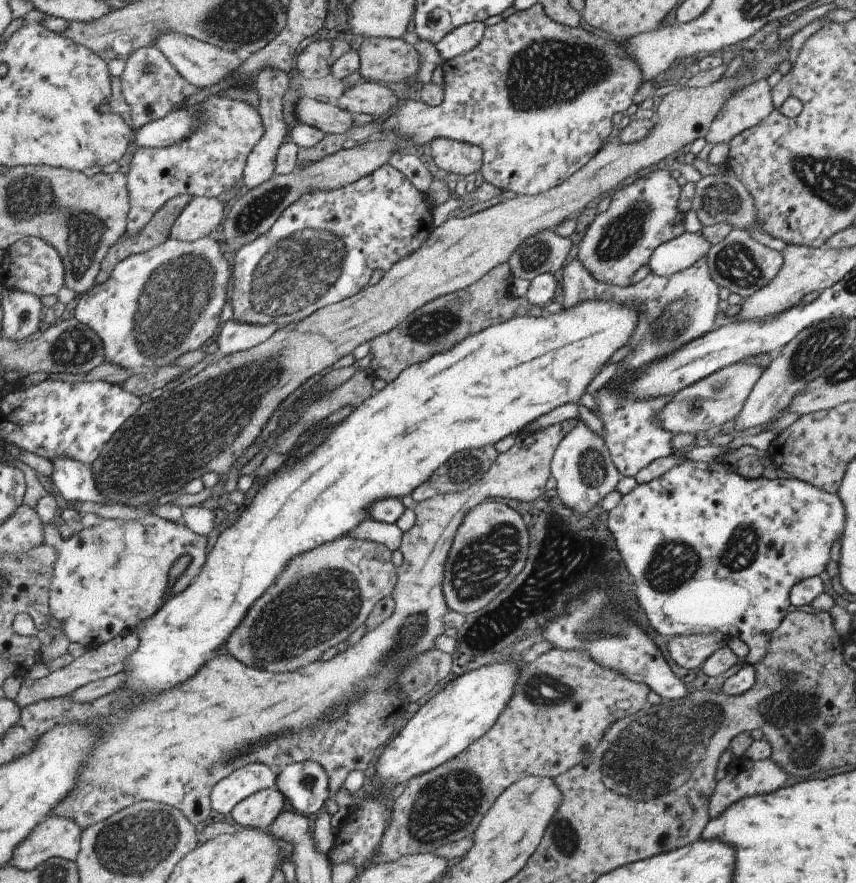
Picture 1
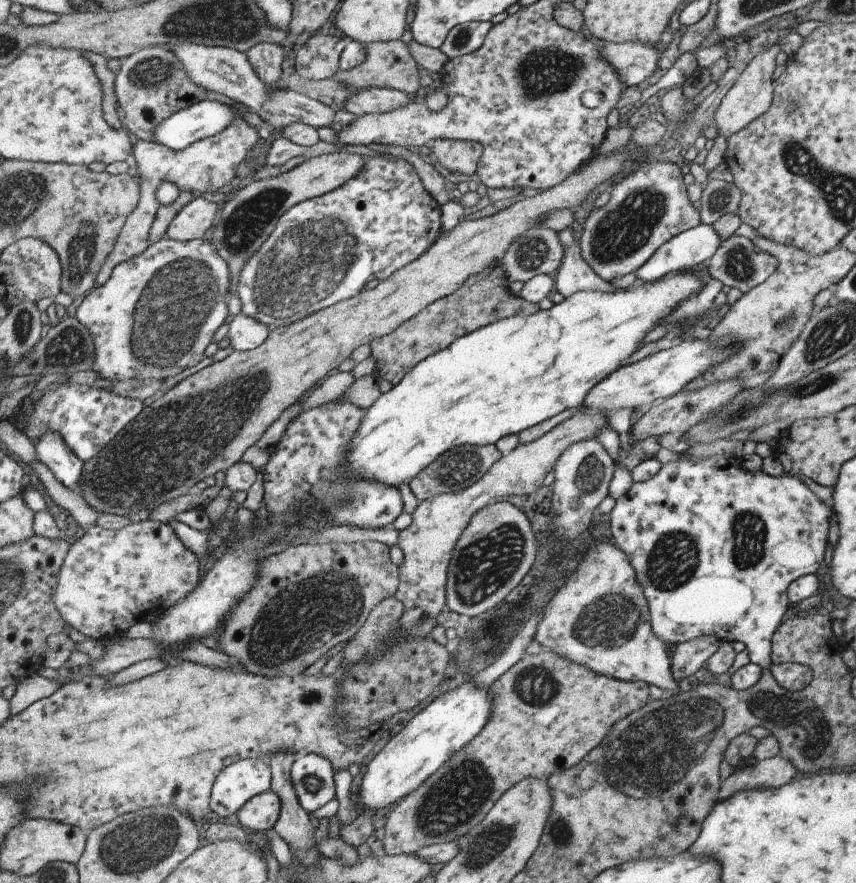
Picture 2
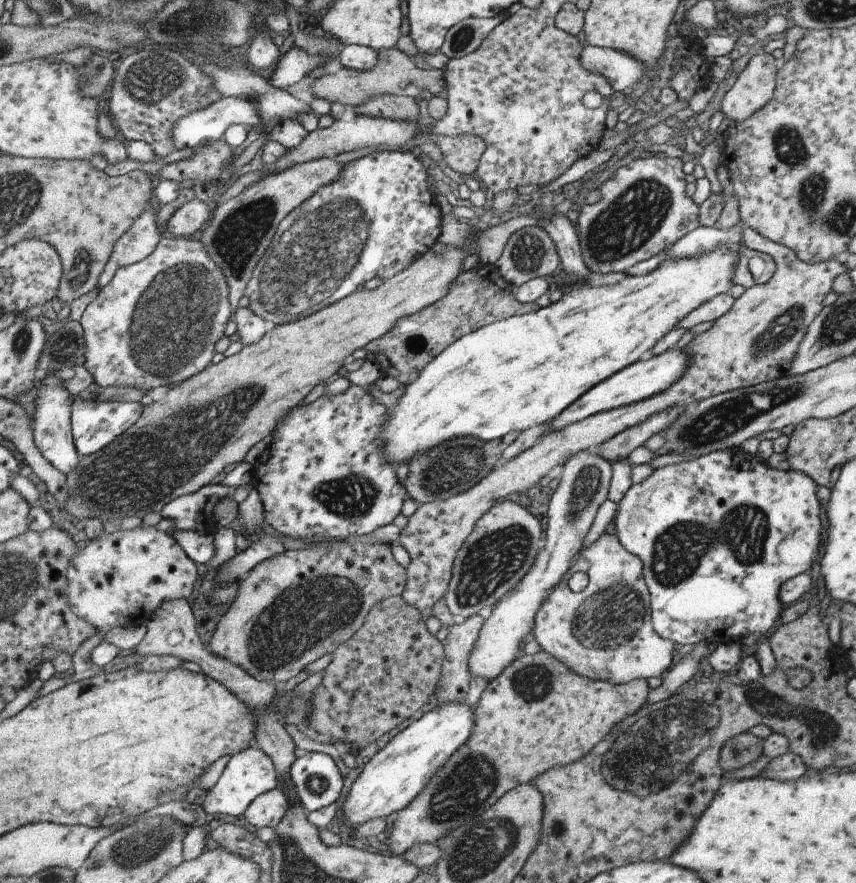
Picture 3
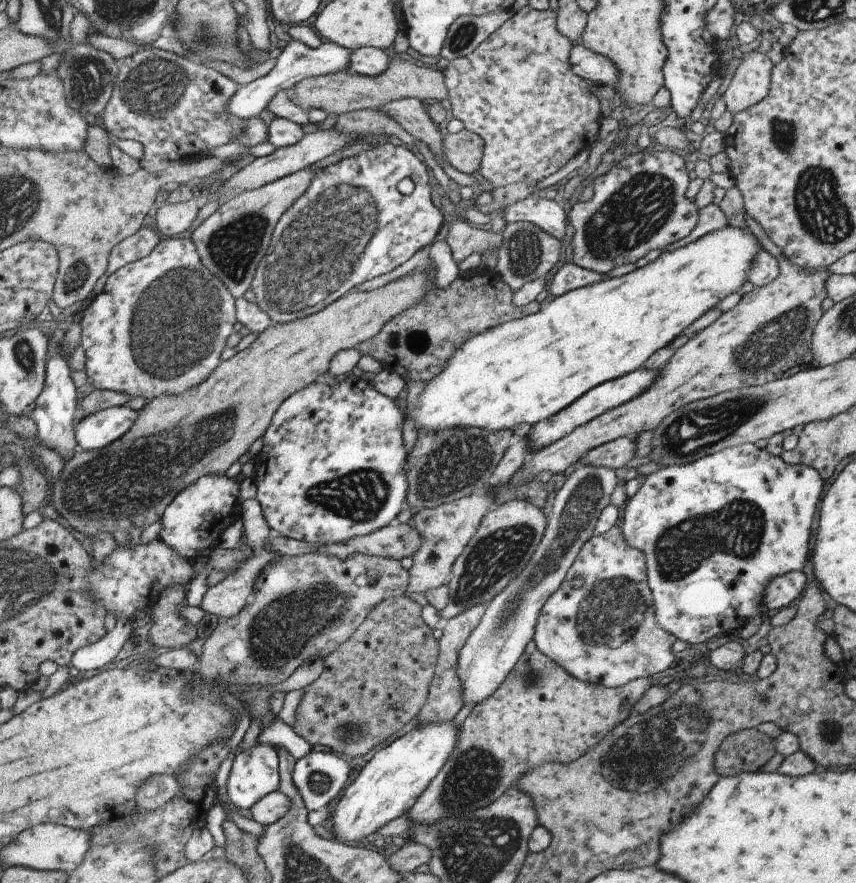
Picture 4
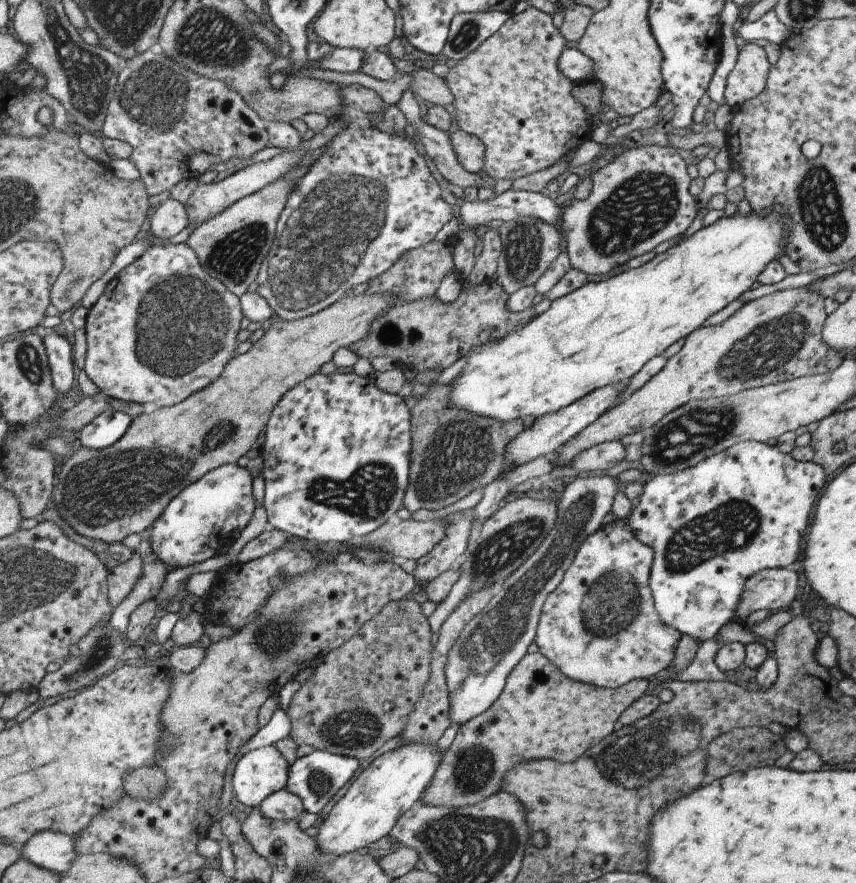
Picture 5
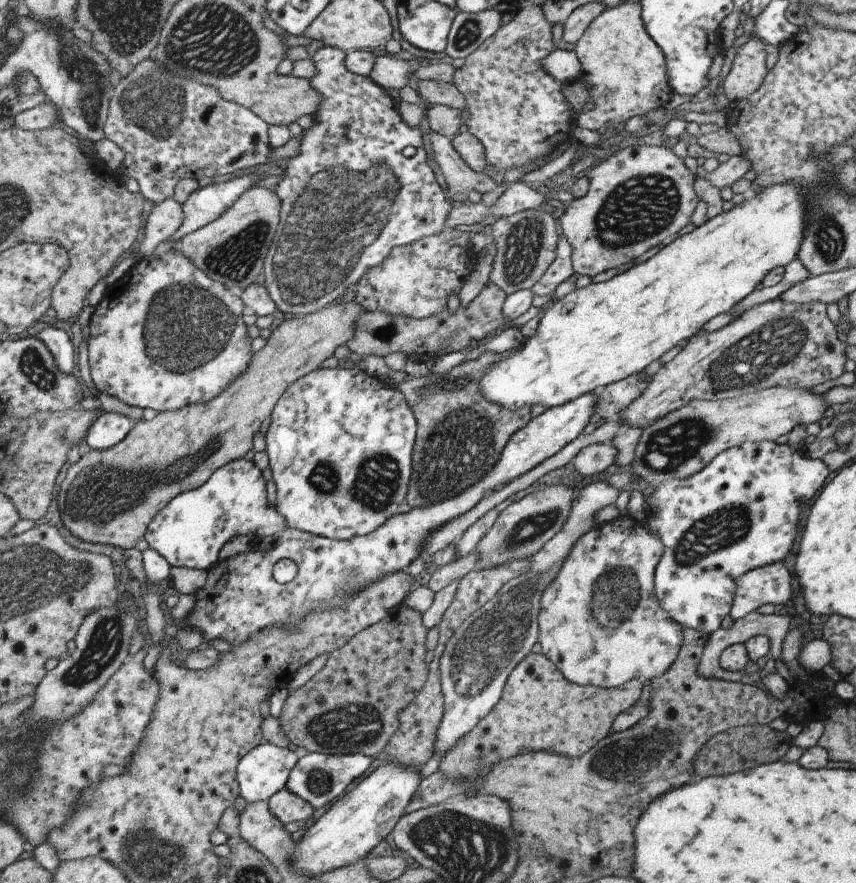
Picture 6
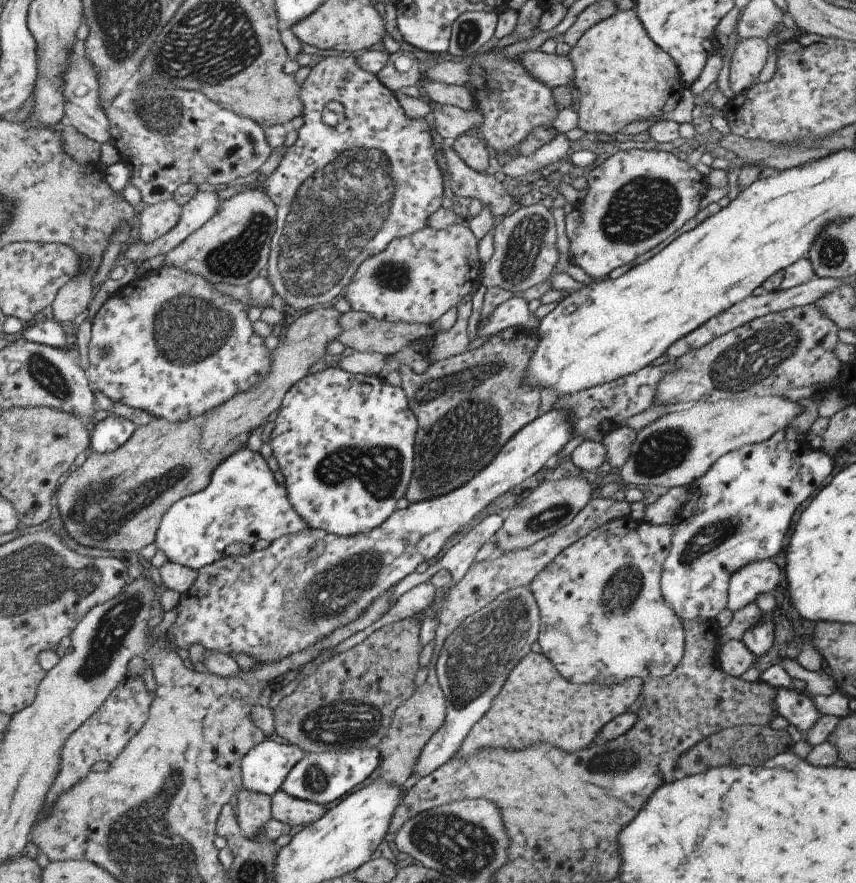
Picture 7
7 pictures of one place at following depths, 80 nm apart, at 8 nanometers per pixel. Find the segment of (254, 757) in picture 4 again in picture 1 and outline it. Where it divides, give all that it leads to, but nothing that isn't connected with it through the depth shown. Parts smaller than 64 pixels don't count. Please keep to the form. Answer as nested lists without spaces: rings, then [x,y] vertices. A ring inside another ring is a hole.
[[[262,762],[239,767],[214,786],[212,808],[219,814],[232,813],[234,808],[246,798],[259,791],[275,787],[277,779],[278,773]]]

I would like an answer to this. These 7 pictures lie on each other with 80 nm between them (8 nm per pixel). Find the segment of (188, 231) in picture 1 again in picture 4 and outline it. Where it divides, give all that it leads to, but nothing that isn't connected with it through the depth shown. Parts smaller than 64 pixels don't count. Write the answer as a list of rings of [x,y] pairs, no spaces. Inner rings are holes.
[[[194,198],[185,202],[165,202],[155,215],[156,225],[162,236],[179,237],[195,222],[202,201]]]

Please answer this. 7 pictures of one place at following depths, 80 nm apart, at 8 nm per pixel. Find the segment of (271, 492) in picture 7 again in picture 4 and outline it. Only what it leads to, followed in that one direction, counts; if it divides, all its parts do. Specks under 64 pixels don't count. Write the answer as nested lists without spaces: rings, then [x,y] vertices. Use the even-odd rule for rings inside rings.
[[[227,474],[219,476],[203,476],[202,479],[191,485],[187,490],[179,494],[174,503],[163,514],[163,530],[160,538],[174,550],[179,556],[195,559],[199,556],[199,550],[219,547],[223,532],[241,519],[243,513],[243,500],[241,500],[241,482],[243,477],[229,478]]]

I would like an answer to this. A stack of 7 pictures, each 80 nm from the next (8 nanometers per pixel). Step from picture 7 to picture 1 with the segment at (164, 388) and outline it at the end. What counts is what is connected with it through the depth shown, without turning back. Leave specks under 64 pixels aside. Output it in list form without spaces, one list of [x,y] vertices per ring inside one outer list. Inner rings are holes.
[[[211,236],[198,241],[169,238],[151,250],[128,256],[114,268],[109,279],[78,297],[74,316],[99,335],[104,346],[104,360],[126,369],[127,375],[169,366],[183,354],[199,350],[219,329],[221,312],[227,302],[227,286],[234,273],[222,249],[222,244]]]

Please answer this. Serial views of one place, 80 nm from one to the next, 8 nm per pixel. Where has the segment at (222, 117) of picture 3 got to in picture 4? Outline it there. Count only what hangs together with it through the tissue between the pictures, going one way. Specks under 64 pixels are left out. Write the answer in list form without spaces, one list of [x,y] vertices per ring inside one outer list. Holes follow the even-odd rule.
[[[292,38],[278,56],[278,61],[270,73],[249,84],[241,85],[239,92],[231,98],[231,103],[227,104],[227,112],[233,116],[239,116],[243,120],[257,118],[257,116],[266,117],[267,106],[279,90],[295,88],[305,78],[334,74],[343,70],[348,71],[347,62],[349,62],[349,50],[337,44],[327,43],[320,48],[310,48],[301,40]]]

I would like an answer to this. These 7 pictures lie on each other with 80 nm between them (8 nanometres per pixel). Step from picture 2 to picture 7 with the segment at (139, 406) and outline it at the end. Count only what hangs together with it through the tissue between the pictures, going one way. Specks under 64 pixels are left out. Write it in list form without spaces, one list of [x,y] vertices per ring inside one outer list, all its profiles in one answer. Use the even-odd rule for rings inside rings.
[[[105,414],[99,418],[92,429],[91,450],[97,453],[112,453],[130,442],[137,424],[114,414]]]

